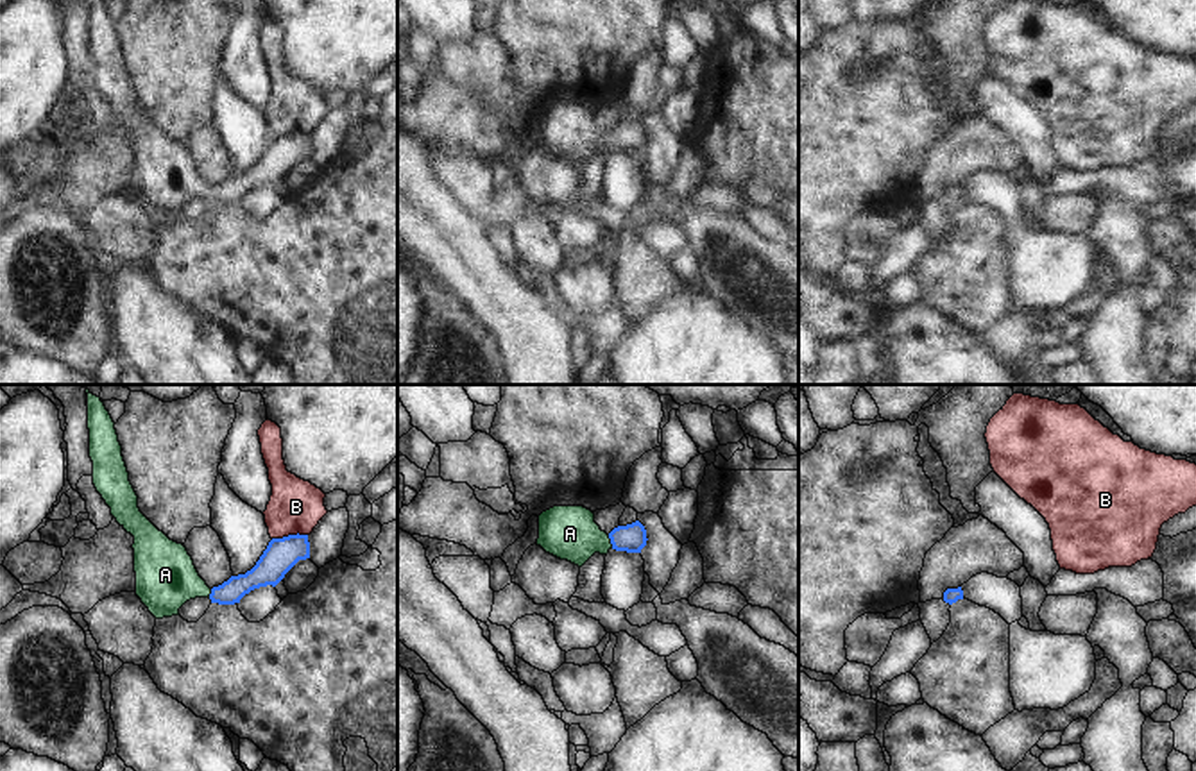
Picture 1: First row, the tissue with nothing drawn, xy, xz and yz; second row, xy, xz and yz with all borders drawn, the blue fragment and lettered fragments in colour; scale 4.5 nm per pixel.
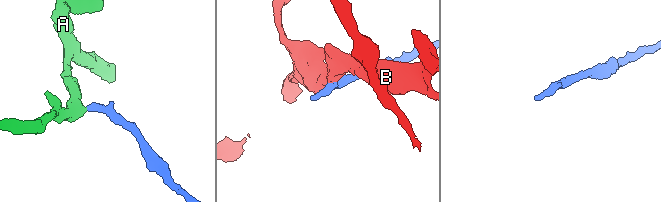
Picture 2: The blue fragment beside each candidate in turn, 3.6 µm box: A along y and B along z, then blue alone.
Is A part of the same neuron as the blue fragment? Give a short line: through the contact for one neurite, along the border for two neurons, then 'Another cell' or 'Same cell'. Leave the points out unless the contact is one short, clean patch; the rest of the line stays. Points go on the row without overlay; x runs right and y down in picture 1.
Line: xz (632, 136), (611, 142), (570, 133). Same cell.

